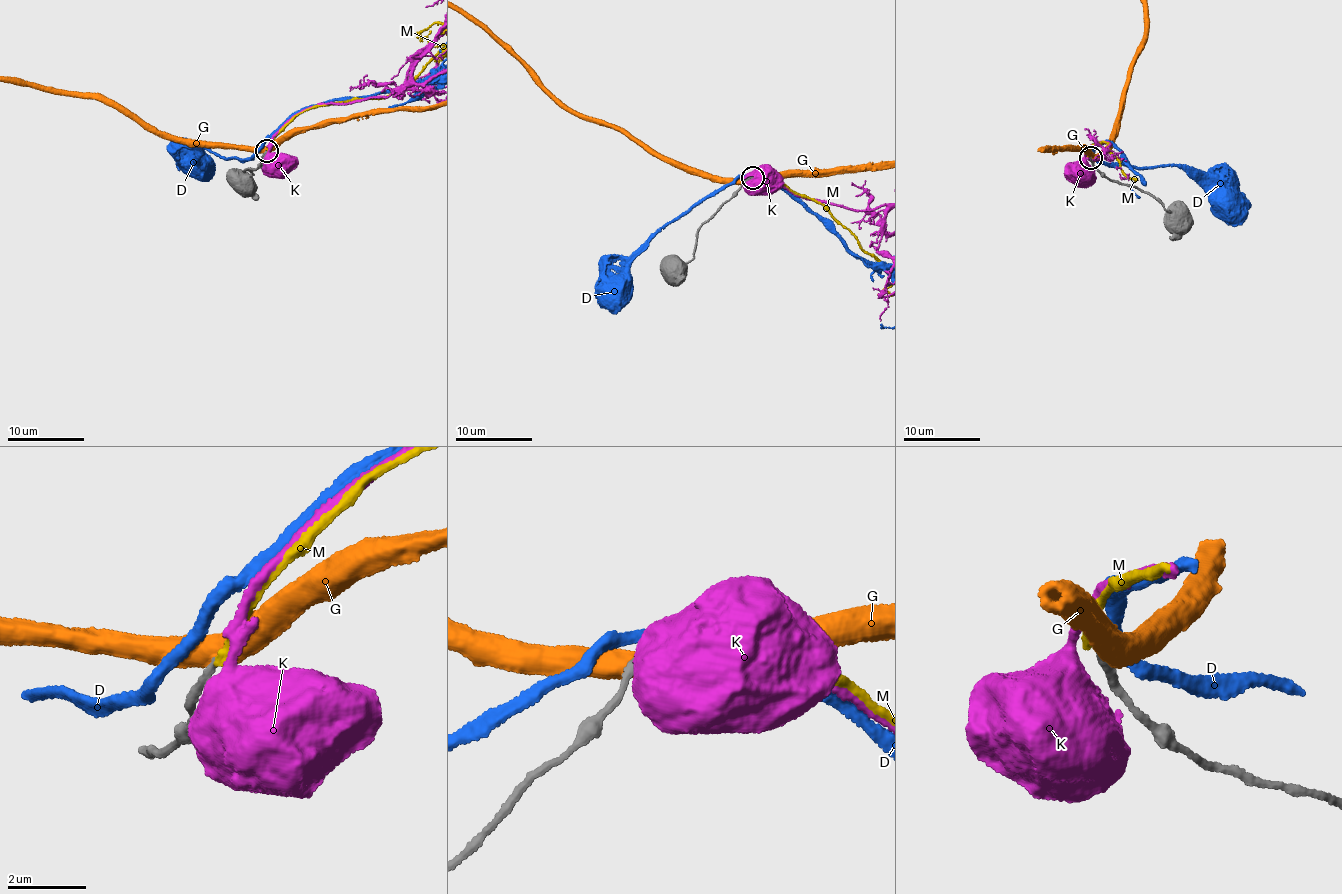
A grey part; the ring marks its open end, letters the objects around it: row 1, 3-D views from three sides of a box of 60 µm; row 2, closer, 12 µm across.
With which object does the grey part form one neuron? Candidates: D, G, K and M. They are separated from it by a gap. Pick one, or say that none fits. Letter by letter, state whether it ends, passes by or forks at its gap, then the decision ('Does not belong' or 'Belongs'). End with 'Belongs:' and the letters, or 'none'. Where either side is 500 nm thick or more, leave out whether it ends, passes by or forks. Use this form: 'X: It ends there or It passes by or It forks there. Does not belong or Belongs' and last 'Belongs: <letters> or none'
D: It passes by. Does not belong
G: Does not belong
K: Does not belong
M: It ends there. Does not belong
Belongs: none

